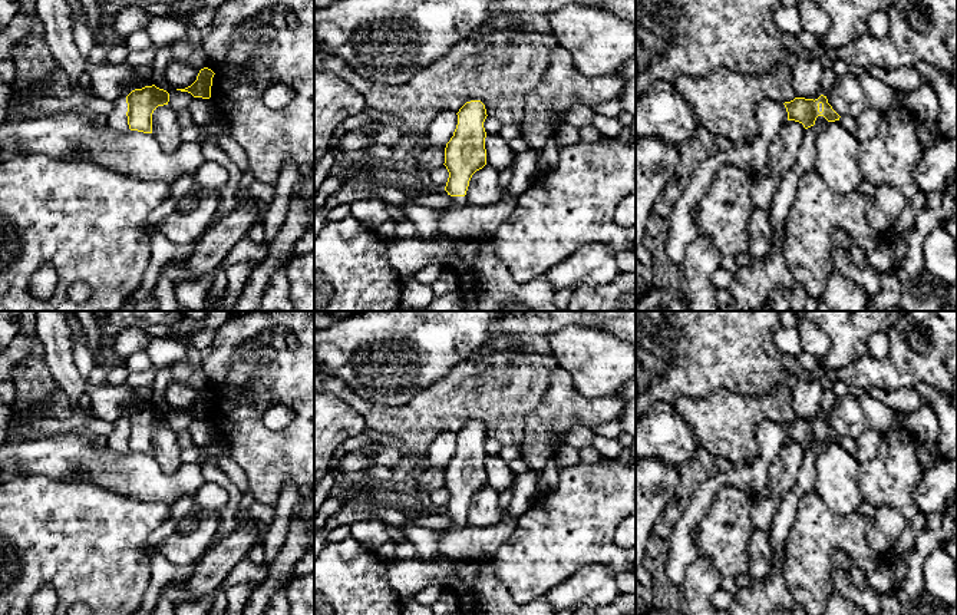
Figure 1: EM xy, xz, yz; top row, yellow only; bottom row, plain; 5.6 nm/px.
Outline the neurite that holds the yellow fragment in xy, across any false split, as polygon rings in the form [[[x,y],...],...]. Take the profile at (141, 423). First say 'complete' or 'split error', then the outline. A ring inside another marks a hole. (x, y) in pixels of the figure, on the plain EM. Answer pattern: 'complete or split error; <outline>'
complete; [[[155,406],[132,411],[126,417],[129,450],[152,454],[152,434],[158,427],[168,426],[168,423],[169,414]]]

